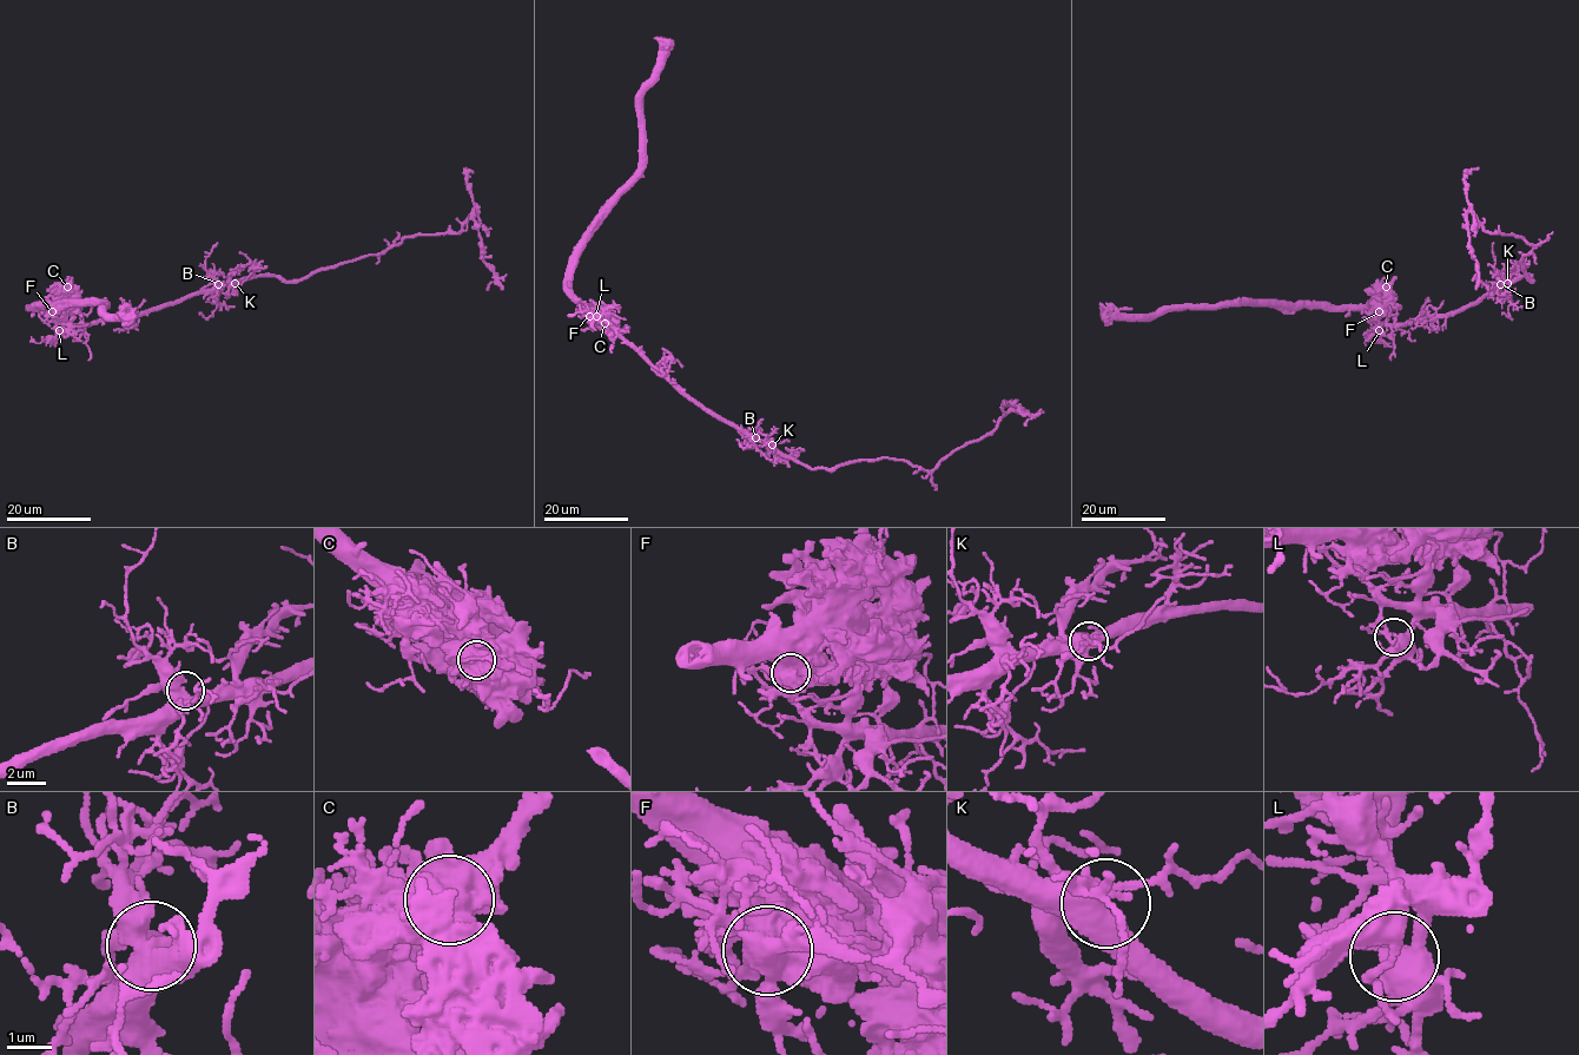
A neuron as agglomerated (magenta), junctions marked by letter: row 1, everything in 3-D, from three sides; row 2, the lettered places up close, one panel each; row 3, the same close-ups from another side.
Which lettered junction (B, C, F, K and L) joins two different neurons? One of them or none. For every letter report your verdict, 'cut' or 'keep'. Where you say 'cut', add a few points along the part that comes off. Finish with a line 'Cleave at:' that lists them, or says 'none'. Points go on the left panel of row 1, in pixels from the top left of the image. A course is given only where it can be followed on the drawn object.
B: keep
C: keep
F: cut; course (51, 311), (57, 322), (96, 324), (249, 277), (298, 282), (405, 237), (457, 232), (473, 212), (489, 285)
K: keep
L: keep
Cleave at: F

